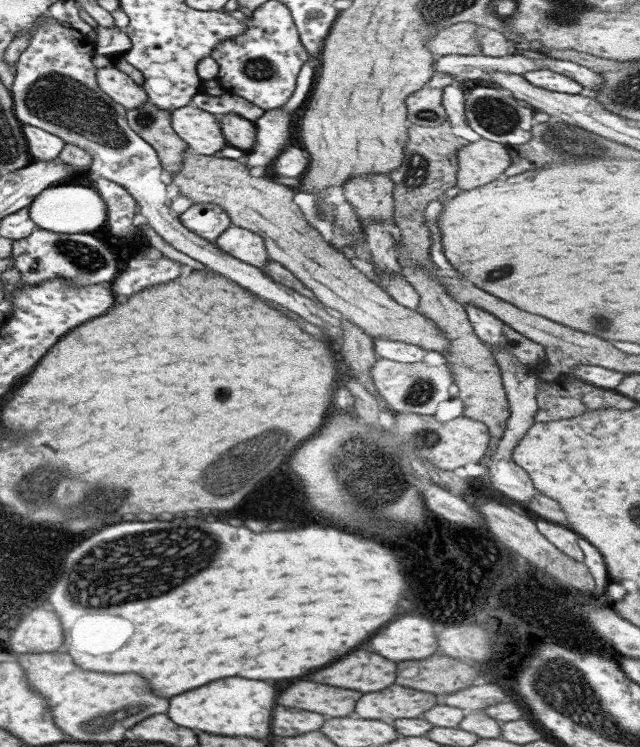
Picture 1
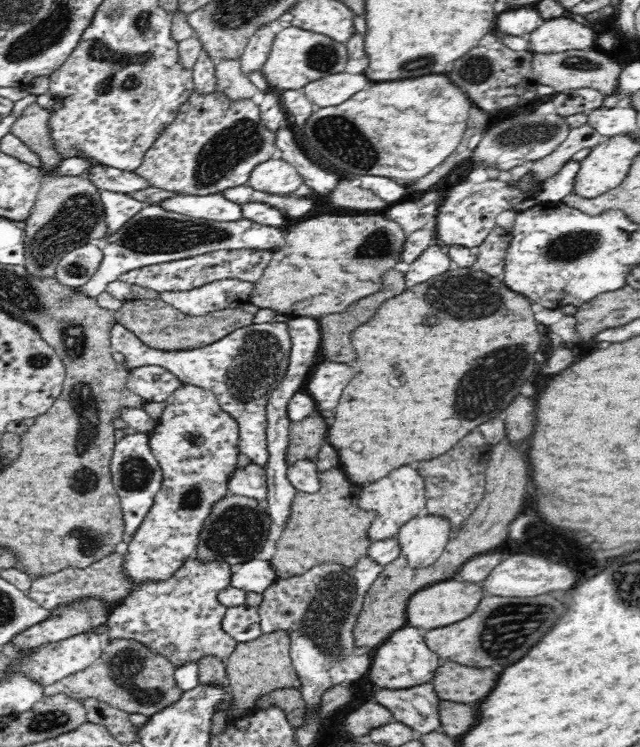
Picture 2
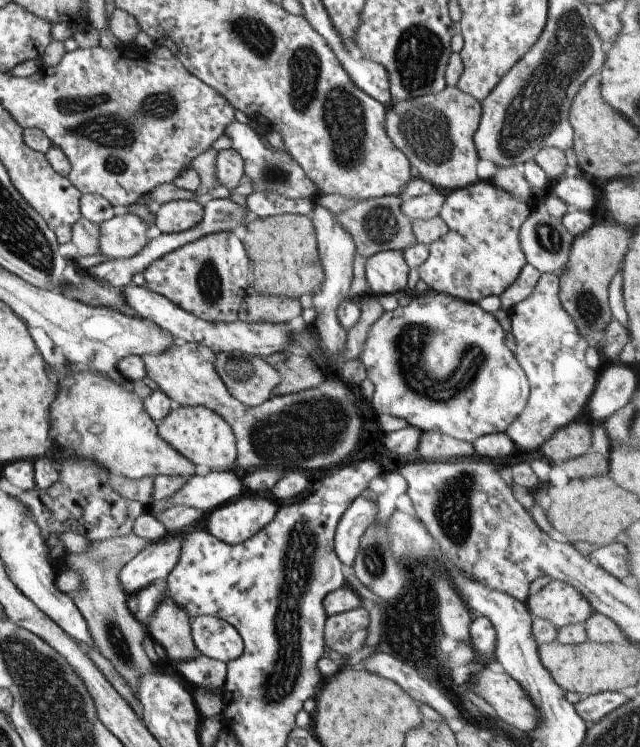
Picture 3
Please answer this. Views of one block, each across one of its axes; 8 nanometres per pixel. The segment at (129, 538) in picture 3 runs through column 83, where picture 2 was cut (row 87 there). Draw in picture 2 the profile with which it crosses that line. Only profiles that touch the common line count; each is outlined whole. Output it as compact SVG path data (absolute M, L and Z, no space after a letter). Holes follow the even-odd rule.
M599 50L559 53L533 53L531 69L539 84L552 86L556 93L577 88L595 88L605 95L614 95L617 89L620 71L623 65L617 63L613 56Z

